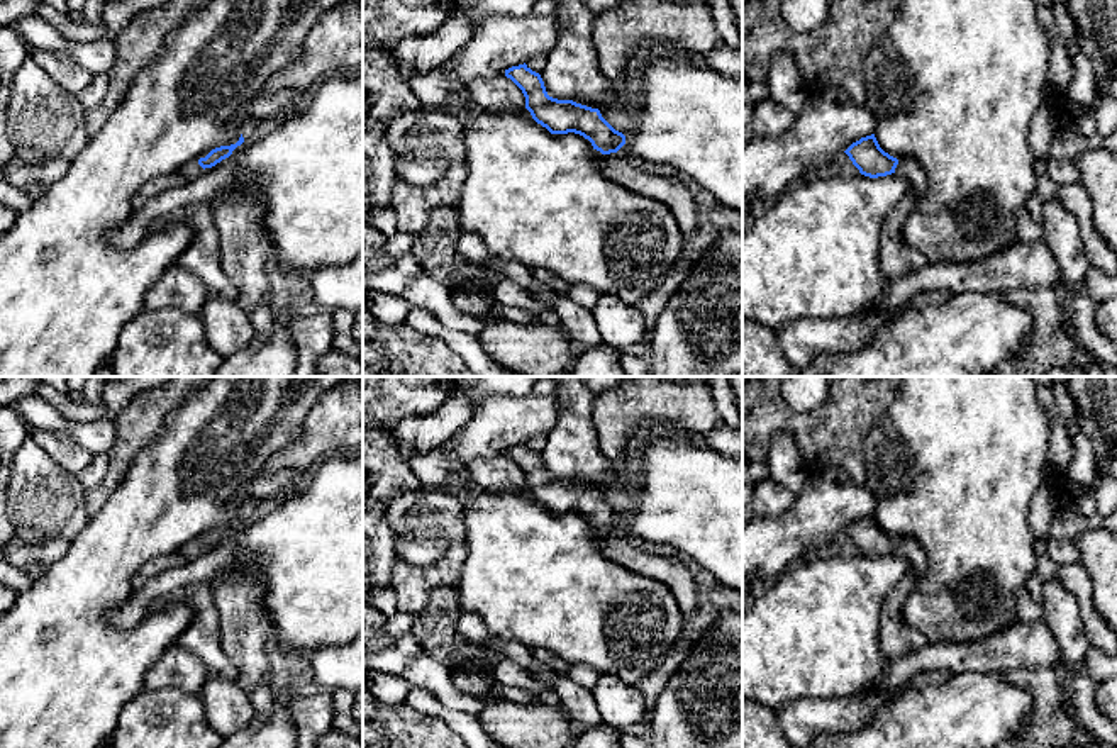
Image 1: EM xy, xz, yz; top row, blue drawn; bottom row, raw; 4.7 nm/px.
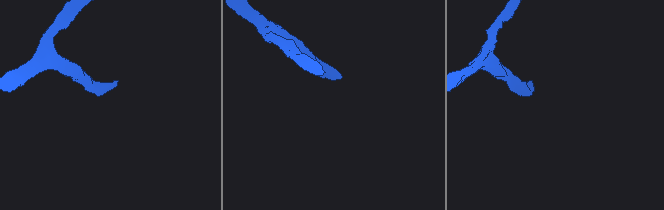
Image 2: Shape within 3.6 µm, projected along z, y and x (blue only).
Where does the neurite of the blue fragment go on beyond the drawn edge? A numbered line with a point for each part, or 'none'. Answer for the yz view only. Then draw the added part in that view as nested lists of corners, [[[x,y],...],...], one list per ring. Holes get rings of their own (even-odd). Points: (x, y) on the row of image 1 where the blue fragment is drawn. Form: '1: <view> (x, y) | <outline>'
1: yz (909, 168) | [[[905,156],[905,158],[898,159],[895,175],[903,176],[907,180],[912,193],[920,200],[920,197],[925,192],[925,175],[924,175],[920,165],[914,158]]]

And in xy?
1: xy (192, 170) | [[[198,159],[193,163],[188,163],[186,166],[181,168],[181,173],[188,178],[193,180],[202,173],[202,166],[198,165]]]

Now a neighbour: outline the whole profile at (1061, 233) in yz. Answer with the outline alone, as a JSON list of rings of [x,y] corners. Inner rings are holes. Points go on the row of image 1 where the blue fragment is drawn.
[[[1054,197],[1042,210],[1044,241],[1061,271],[1061,283],[1081,285],[1090,261],[1083,251],[1080,226],[1071,212]]]

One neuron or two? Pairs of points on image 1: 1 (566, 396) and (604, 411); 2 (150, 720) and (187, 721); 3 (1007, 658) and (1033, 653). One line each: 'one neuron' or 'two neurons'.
1: two neurons
2: one neuron
3: one neuron

